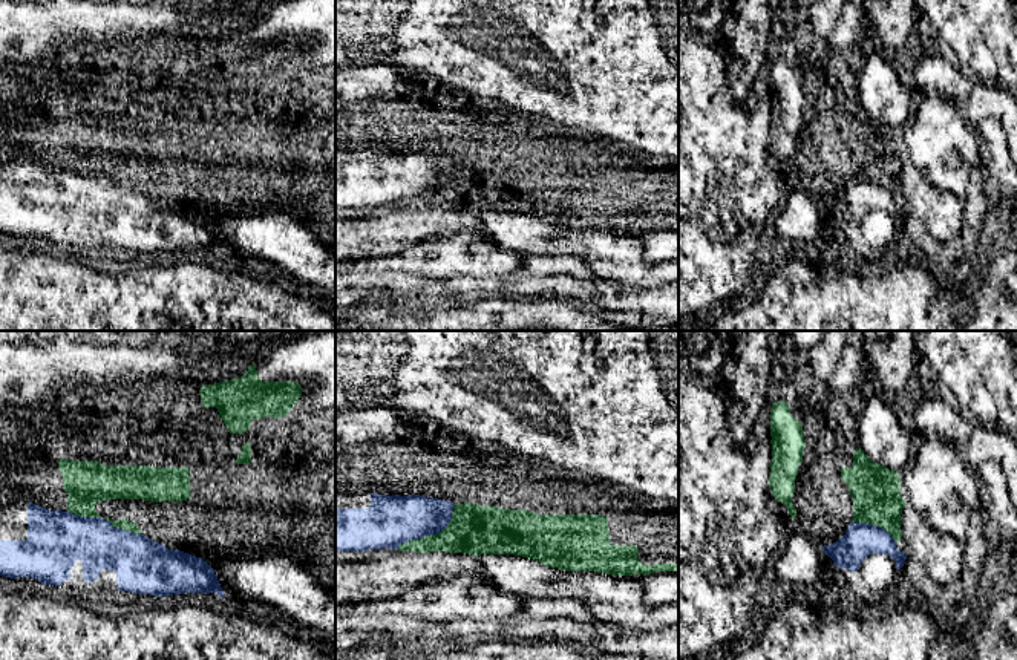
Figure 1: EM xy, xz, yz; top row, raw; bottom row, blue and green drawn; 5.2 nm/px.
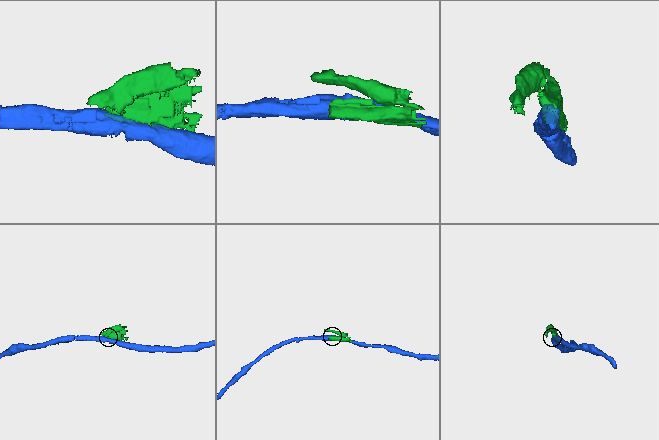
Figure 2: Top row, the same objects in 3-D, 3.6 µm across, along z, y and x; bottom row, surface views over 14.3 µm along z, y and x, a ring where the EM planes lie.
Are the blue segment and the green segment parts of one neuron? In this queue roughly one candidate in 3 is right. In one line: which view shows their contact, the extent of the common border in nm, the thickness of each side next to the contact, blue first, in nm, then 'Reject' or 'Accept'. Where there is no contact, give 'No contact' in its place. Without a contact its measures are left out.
Touches blue in xz. Shared border 380 nm. Thickness 260 nm (blue) against 260 nm. Reject

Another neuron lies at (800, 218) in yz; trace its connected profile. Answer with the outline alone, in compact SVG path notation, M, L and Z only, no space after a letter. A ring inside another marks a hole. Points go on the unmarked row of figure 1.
M786 188L783 204L773 217L777 231L790 240L813 240L824 224L822 204L812 199L803 188Z

